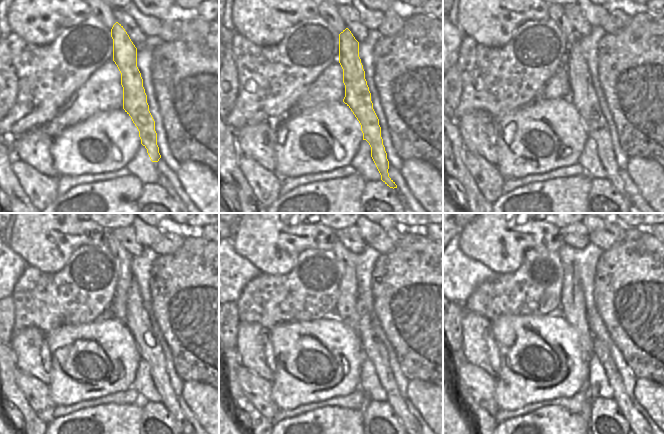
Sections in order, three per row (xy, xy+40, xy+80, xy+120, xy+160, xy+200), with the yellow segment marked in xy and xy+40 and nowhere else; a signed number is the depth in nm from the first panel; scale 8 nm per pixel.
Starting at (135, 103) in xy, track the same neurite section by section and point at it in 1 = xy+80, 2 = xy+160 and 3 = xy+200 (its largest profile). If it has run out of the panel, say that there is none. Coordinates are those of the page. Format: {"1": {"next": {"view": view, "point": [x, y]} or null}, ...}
{"1": {"next": {"view": "xy+80", "point": [582, 95]}}, "2": {"next": {"view": "xy+160", "point": [374, 349]}}, "3": {"next": {"view": "xy+200", "point": [600, 350]}}}

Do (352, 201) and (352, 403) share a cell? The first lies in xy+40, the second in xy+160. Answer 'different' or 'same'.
different

